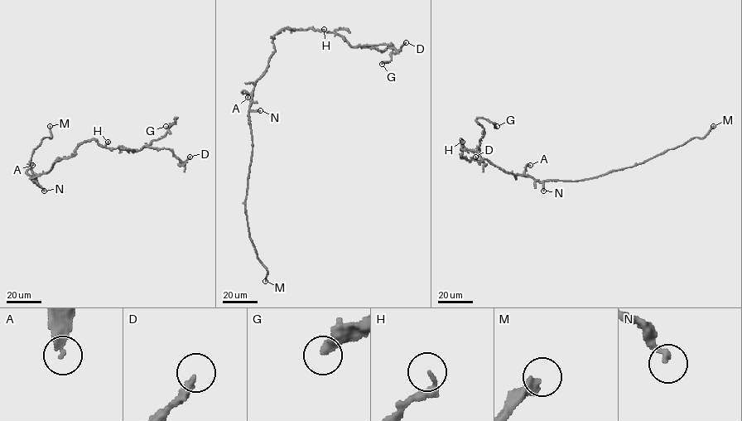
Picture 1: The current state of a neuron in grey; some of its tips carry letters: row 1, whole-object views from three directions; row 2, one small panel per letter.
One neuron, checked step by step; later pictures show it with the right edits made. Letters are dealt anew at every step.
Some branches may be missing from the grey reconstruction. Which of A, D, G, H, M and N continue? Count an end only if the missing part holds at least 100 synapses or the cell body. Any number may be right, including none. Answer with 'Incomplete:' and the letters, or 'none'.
Incomplete: M

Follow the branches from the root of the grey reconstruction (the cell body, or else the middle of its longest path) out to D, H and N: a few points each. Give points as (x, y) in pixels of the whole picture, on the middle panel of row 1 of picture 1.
D: (262, 75), (275, 51), (272, 36), (285, 28), (334, 31), (352, 46), (386, 44), (398, 50), (406, 42)
H: (262, 75), (275, 51), (272, 37), (278, 32), (285, 28), (324, 29)
N: (262, 75), (255, 85), (250, 106), (250, 110), (260, 110)

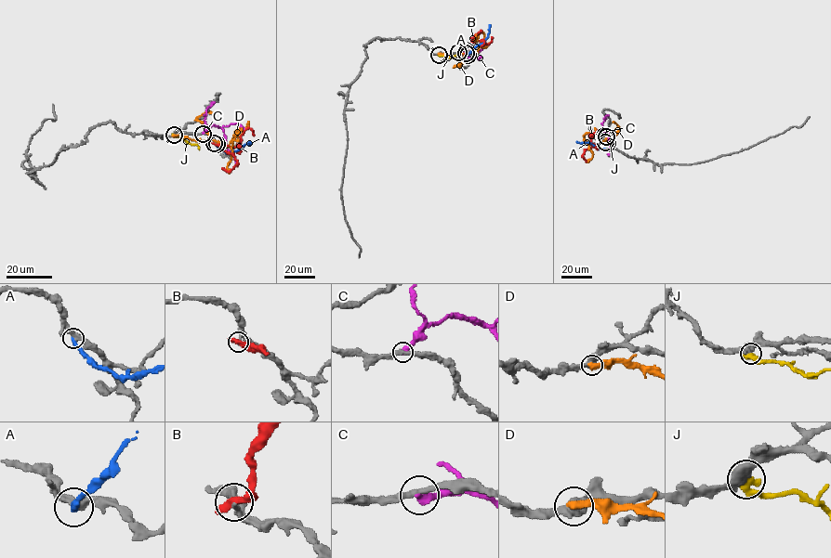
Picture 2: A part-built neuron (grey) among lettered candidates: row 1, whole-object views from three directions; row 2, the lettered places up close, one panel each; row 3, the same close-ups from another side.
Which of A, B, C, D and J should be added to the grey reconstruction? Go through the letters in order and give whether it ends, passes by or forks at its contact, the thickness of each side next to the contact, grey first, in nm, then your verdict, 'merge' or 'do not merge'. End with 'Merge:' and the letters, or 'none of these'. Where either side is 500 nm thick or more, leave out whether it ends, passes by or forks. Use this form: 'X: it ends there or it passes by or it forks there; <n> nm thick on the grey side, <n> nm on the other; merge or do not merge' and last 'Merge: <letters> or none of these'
A: it ends there; 360 nm thick on the grey side, 360 nm on the other; do not merge
B: it ends there; 200 nm thick on the grey side, 480 nm on the other; do not merge
C: it ends there; 280 nm thick on the grey side, 440 nm on the other; do not merge
D: it ends there; 480 nm thick on the grey side, 440 nm on the other; do not merge
J: 480 nm thick on the grey side, 550 nm on the other; do not merge
Merge: none of these

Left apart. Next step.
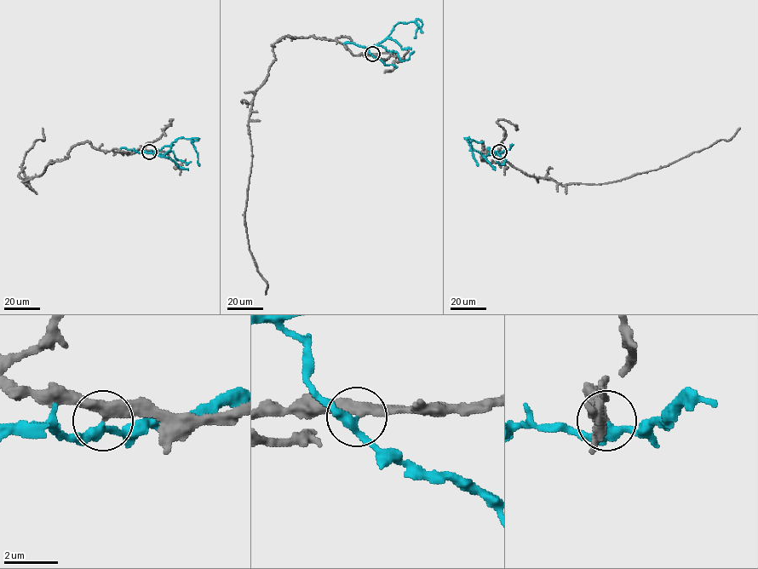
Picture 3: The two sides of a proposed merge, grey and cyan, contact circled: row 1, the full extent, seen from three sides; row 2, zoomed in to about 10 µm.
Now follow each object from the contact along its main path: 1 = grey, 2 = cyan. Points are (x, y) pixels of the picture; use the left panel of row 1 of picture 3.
1: (148, 152), (114, 152), (77, 143), (25, 185), (21, 166), (33, 143), (44, 139), (42, 128)
2: (148, 152), (163, 156), (171, 144), (179, 138), (191, 139), (199, 165)

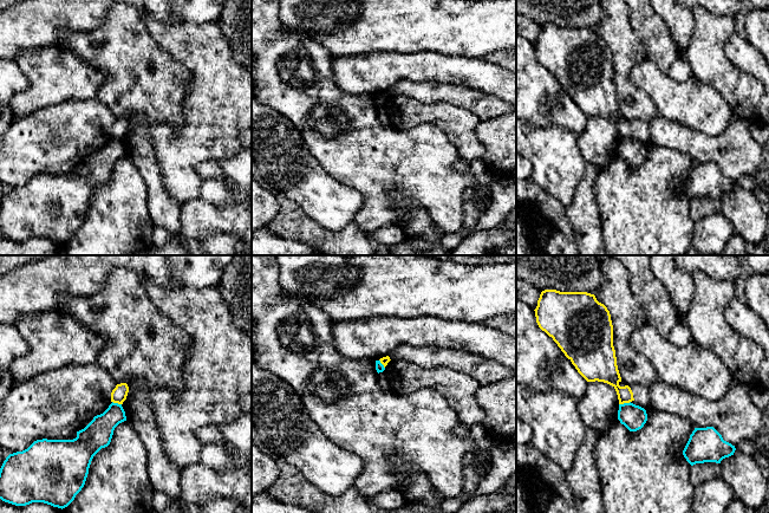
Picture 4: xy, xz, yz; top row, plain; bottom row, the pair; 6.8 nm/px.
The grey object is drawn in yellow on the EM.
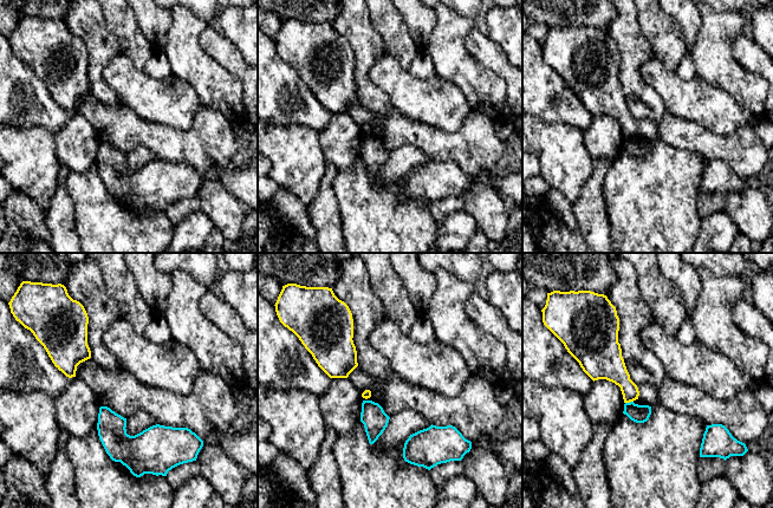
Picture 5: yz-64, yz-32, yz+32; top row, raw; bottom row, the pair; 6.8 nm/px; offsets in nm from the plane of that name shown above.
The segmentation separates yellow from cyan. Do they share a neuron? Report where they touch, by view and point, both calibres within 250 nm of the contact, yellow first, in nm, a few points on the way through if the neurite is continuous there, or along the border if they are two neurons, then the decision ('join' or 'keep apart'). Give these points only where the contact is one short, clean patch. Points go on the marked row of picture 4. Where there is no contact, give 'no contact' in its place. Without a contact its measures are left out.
meets yellow in yz at (624, 402); 160 nm thick on the yellow side, 170 nm on the other; border along yz (630, 401), (619, 404); keep apart

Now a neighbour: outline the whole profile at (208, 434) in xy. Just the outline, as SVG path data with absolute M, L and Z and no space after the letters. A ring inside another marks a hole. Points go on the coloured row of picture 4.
M217 426L202 427L196 431L197 439L201 444L206 443L221 443L223 437L217 428Z

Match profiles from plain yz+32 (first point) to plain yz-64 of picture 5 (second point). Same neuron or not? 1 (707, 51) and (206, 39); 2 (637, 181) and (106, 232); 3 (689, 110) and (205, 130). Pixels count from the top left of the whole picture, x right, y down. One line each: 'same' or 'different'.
1: different
2: same
3: different

